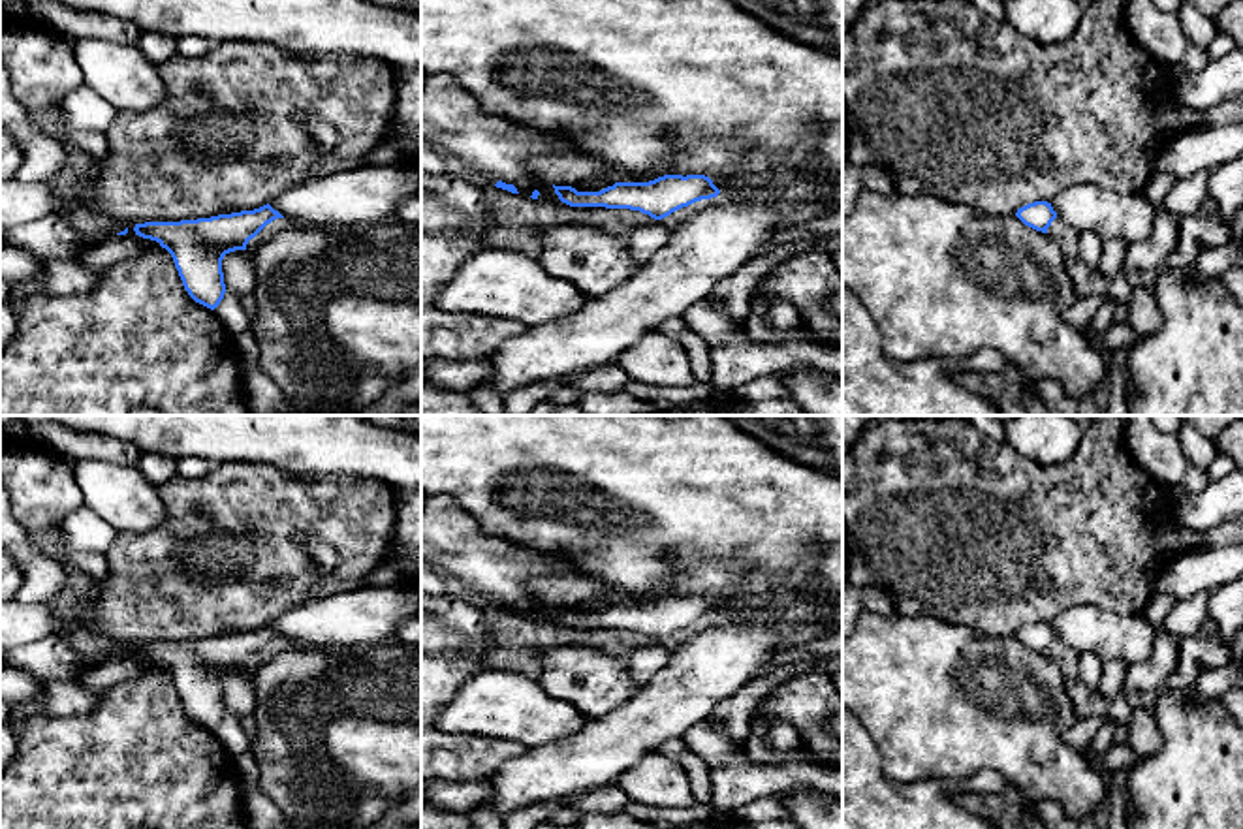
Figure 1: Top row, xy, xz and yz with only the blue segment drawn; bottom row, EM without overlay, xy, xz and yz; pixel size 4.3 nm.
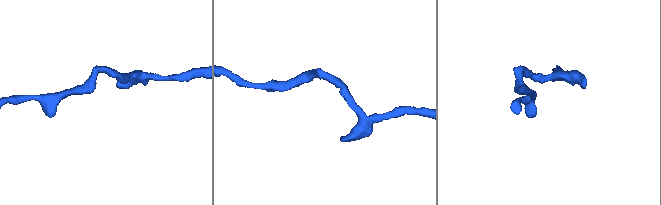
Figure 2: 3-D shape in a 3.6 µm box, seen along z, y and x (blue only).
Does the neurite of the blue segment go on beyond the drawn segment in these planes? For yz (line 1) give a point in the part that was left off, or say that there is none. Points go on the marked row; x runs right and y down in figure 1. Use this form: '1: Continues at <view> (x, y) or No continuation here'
1: Continues at yz (1069, 239)

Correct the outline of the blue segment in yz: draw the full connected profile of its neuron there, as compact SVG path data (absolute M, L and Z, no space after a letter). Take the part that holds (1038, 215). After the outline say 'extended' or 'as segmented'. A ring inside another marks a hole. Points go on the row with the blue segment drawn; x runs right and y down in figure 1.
M1034 201L1017 209L1015 216L1029 227L1047 233L1062 250L1068 263L1078 261L1081 233L1064 224L1051 203Z; extended

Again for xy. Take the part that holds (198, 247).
M267 203L211 218L135 224L134 231L165 248L188 295L214 310L226 293L224 256L235 250L252 252L290 226L291 222Z; extended

